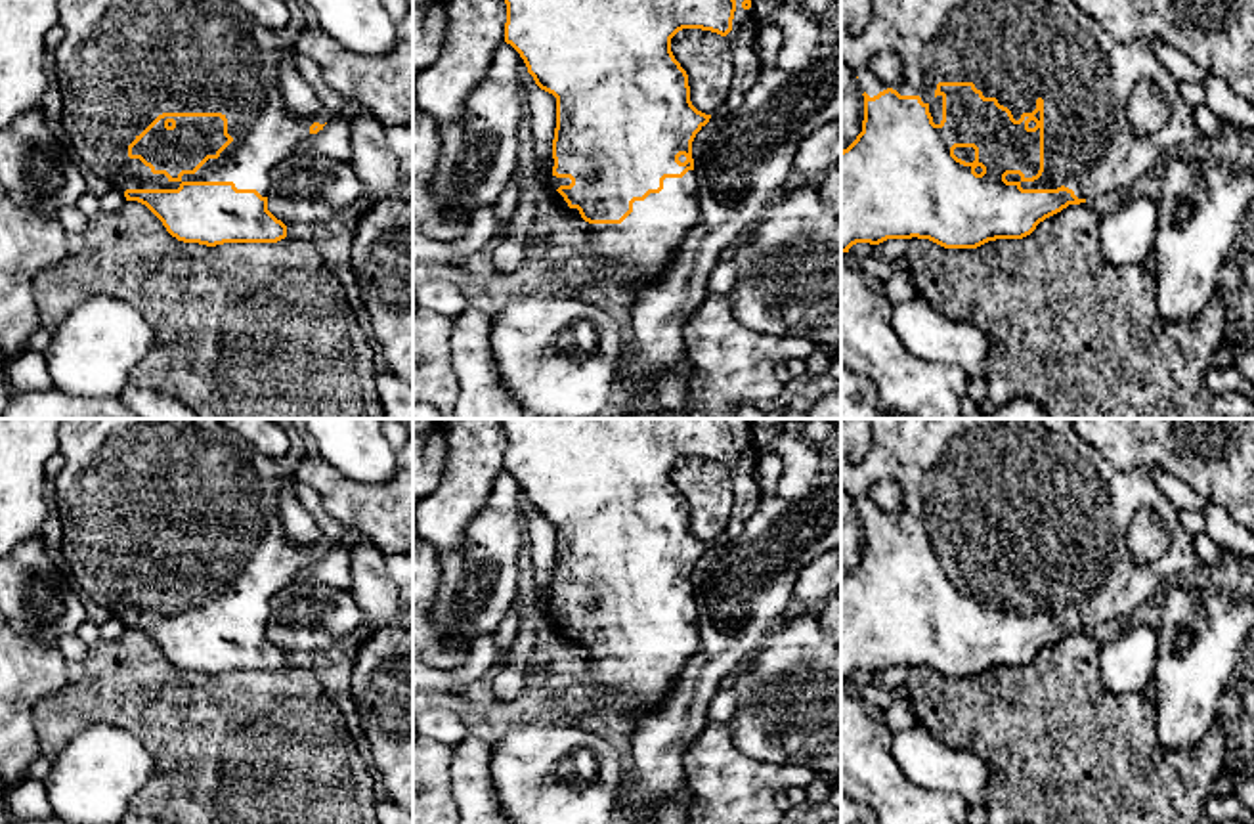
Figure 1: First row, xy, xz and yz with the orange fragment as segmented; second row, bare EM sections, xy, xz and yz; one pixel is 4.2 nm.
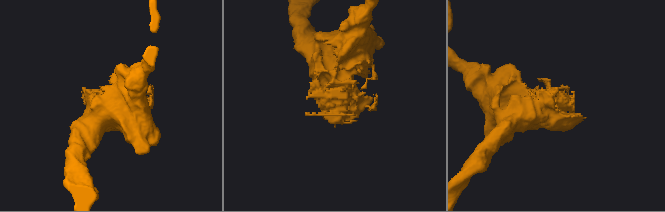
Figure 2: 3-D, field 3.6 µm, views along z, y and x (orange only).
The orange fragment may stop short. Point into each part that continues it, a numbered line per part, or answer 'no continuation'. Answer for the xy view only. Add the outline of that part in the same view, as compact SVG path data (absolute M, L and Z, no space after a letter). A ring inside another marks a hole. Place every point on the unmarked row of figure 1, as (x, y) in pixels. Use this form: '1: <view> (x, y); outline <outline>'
1: xy (129, 484); outline M61 419L57 451L65 465L52 480L63 524L67 577L120 621L178 618L182 610L233 610L237 618L256 618L268 625L273 596L312 564L310 554L344 545L352 535L323 509L314 488L296 482L294 470L306 447L296 428L287 436L289 449L281 457L266 457L222 419ZM289 476L323 533L308 553L287 541L279 518L277 495ZM162 541L222 541L233 570L195 602L170 610L128 585L128 574Z

